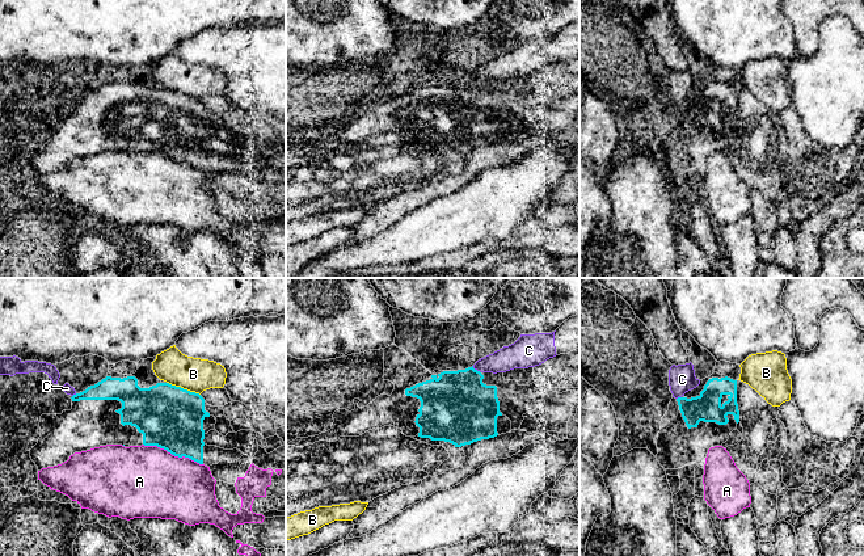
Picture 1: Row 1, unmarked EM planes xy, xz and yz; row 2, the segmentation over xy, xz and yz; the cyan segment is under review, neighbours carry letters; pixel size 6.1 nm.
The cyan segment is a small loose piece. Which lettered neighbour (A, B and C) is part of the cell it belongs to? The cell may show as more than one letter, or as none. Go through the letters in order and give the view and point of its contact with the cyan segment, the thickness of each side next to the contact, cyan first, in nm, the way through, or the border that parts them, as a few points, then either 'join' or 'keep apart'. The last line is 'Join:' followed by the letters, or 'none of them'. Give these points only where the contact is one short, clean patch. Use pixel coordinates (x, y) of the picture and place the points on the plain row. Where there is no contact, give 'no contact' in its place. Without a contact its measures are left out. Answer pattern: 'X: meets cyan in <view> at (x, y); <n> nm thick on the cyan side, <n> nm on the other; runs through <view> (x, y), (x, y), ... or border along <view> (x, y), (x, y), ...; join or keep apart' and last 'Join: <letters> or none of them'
A: meets cyan in xy at (173, 160); 380 nm thick on the cyan side, 440 nm on the other; keep apart
B: meets cyan in xy at (182, 95); 380 nm thick on the cyan side, 200 nm on the other; keep apart
C: meets cyan in xz at (476, 76); 420 nm thick on the cyan side, 150 nm on the other; keep apart
Join: none of them

